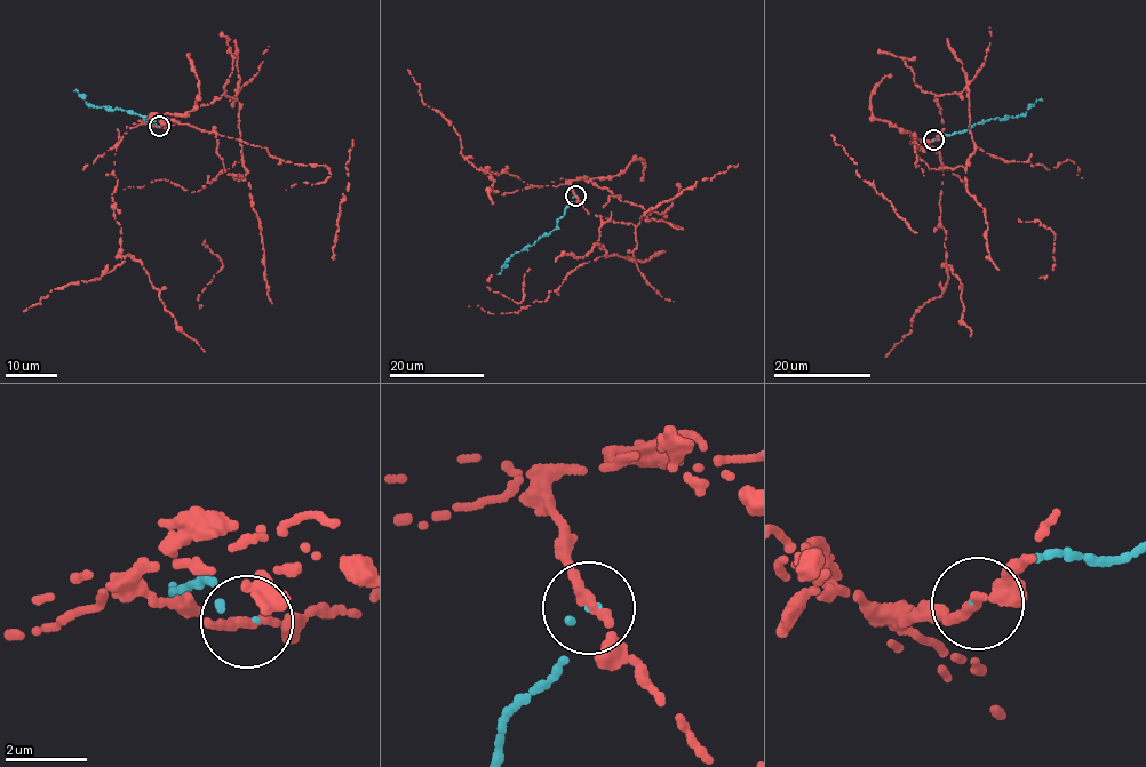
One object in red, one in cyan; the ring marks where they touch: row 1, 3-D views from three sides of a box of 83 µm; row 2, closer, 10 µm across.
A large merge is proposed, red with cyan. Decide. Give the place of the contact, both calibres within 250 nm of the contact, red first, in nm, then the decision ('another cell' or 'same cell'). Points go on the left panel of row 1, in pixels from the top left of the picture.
at (159, 126); 260 nm thick on the red side, 100 nm on the other; another cell

